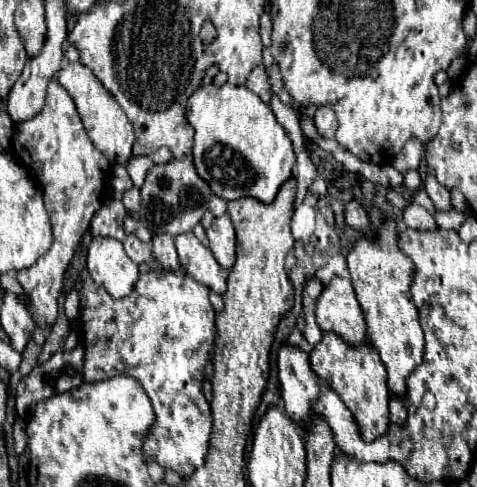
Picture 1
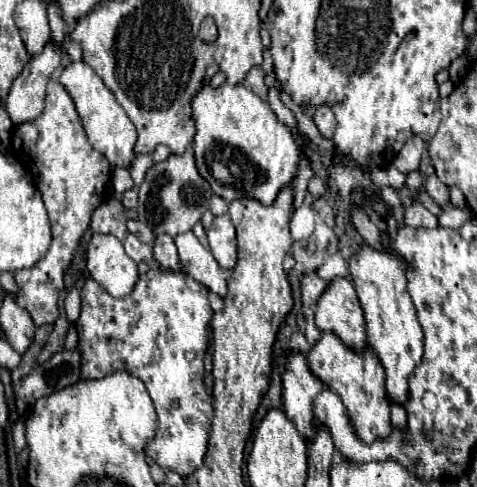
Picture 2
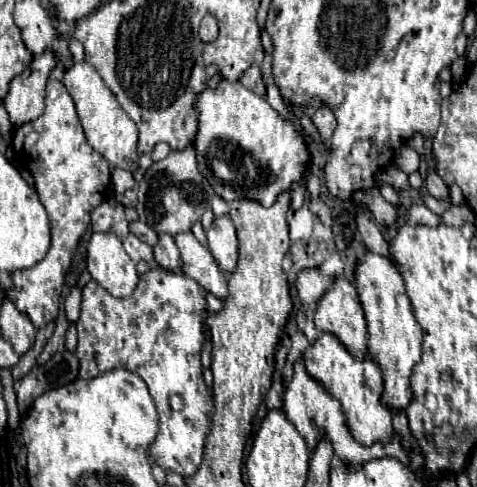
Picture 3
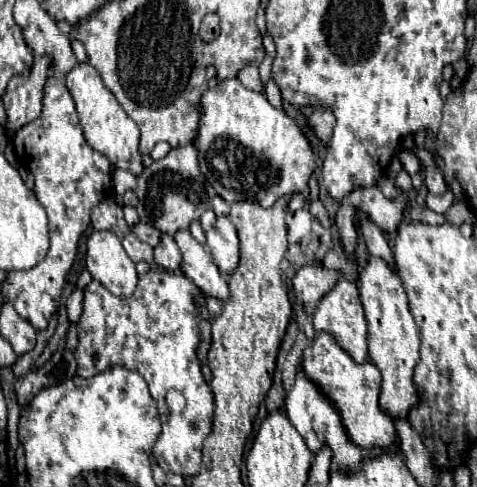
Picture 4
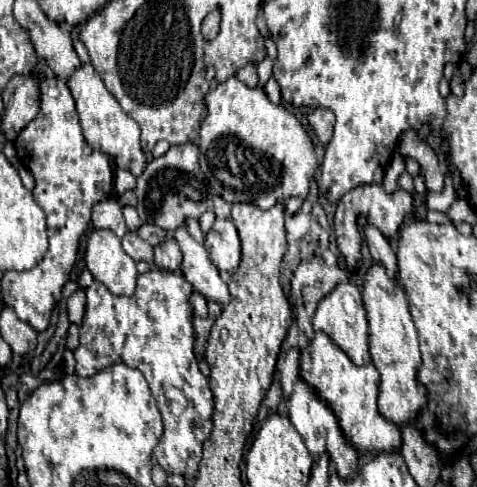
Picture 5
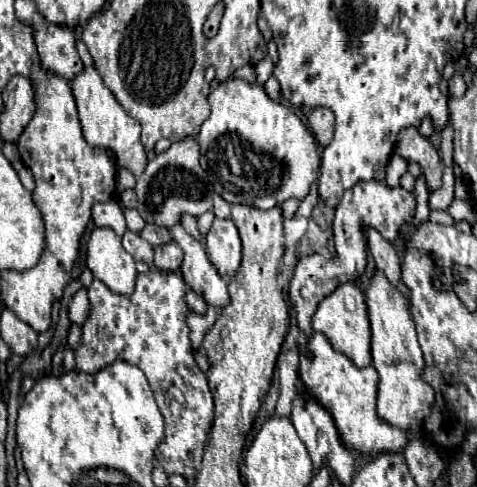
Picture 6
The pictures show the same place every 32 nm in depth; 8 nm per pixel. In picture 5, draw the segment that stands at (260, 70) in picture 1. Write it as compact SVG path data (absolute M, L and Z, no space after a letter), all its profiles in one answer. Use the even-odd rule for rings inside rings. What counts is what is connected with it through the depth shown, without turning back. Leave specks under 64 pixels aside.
M248 64L248 66L240 68L238 74L236 74L236 78L240 82L244 82L246 86L250 86L250 88L260 88L260 84L258 84L258 72L256 72L254 64Z

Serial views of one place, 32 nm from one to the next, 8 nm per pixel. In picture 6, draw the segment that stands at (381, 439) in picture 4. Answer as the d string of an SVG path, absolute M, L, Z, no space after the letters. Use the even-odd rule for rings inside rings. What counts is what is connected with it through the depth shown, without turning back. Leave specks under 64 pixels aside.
M314 332L306 346L298 348L300 366L298 376L310 396L318 400L334 418L336 428L350 450L358 450L364 456L372 456L376 452L400 452L406 446L406 432L390 426L380 420L376 414L376 392L378 392L378 372L374 366L358 368L350 362L350 358L332 348L328 338L320 332Z

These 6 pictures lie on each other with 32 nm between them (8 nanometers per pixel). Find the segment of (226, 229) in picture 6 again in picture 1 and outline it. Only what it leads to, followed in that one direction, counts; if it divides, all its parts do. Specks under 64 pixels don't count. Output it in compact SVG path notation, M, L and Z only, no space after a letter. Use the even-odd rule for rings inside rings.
M228 214L214 218L208 230L208 240L210 240L210 250L218 260L218 264L226 270L232 268L236 258L236 238L234 238L234 226Z

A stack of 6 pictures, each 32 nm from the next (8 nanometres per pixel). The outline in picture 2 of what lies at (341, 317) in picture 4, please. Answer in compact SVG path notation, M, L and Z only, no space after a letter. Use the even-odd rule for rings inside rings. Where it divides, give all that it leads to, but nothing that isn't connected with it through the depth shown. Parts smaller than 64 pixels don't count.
M334 278L316 306L316 326L322 332L334 332L350 348L366 346L366 322L348 278Z

